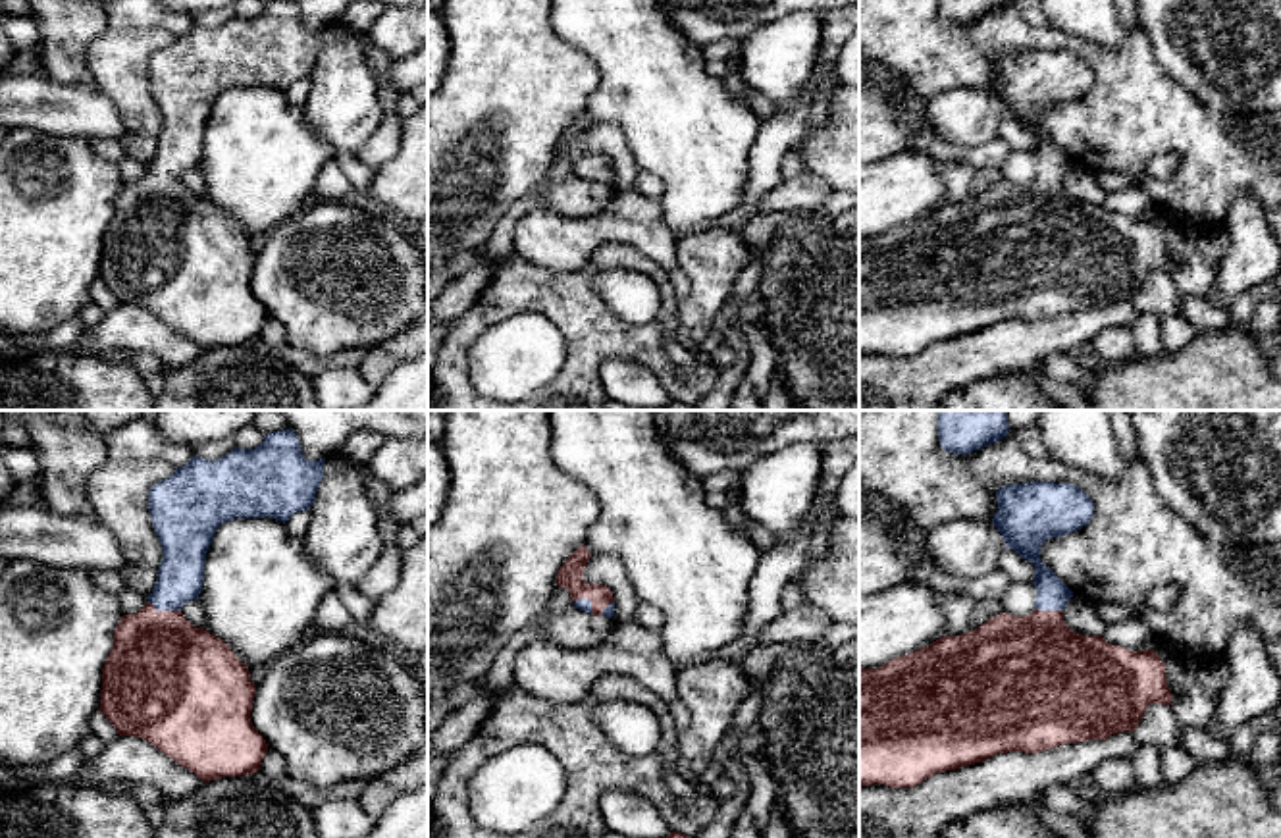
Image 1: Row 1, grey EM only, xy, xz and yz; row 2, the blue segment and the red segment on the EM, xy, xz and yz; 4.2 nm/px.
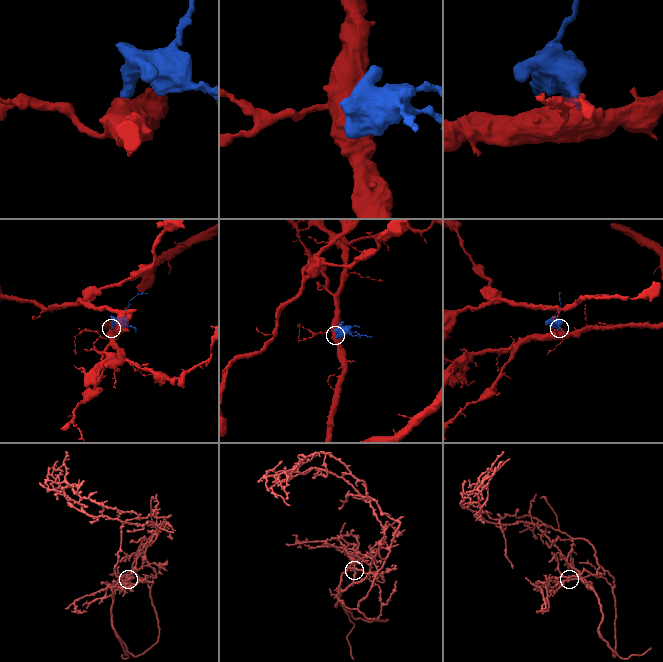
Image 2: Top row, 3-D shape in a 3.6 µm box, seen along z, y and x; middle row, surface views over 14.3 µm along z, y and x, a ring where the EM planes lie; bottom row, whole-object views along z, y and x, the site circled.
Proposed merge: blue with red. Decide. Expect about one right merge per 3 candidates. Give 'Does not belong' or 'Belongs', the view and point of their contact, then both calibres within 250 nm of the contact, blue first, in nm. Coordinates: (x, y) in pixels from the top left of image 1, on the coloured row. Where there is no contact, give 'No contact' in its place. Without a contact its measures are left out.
Belongs. Touches blue at xy (164, 609). Thickness 190 nm (blue) against 440 nm

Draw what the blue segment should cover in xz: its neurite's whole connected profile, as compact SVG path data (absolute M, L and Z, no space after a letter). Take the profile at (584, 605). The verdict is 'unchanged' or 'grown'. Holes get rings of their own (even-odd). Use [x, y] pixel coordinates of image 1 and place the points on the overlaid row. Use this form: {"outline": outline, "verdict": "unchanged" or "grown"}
{"outline": "M580 545L561 566L557 574L557 586L564 588L574 607L591 613L595 616L614 616L614 597L611 588L601 584L586 584L582 574L589 561L591 553L586 545Z", "verdict": "grown"}

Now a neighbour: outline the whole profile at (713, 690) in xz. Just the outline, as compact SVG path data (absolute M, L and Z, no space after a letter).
M713 659L676 672L676 697L688 707L705 751L693 765L697 771L711 773L719 744L749 694L747 674L736 659Z

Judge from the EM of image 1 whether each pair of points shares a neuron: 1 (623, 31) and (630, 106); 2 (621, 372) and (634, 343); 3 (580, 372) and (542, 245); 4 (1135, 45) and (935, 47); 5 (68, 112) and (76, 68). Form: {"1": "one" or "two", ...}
{"1": "one", "2": "two", "3": "two", "4": "one", "5": "two"}

